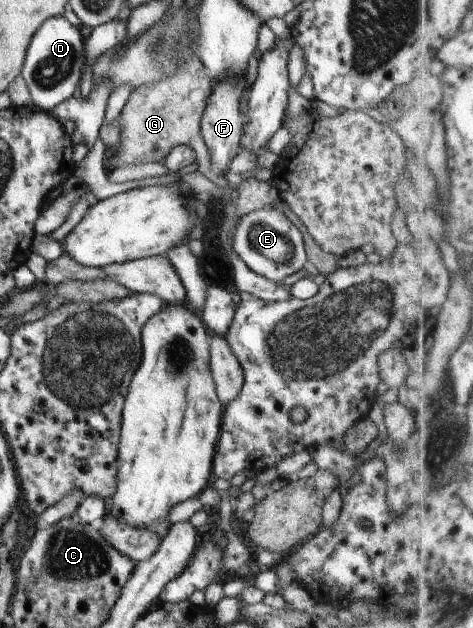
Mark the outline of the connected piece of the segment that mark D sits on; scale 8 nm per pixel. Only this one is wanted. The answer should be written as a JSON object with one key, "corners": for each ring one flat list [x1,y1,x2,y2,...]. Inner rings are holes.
{"corners":[[63,16,45,20,31,36,25,50,21,78,29,90,33,107,49,113,53,106,73,94,85,64,84,44,78,27,71,25]]}

